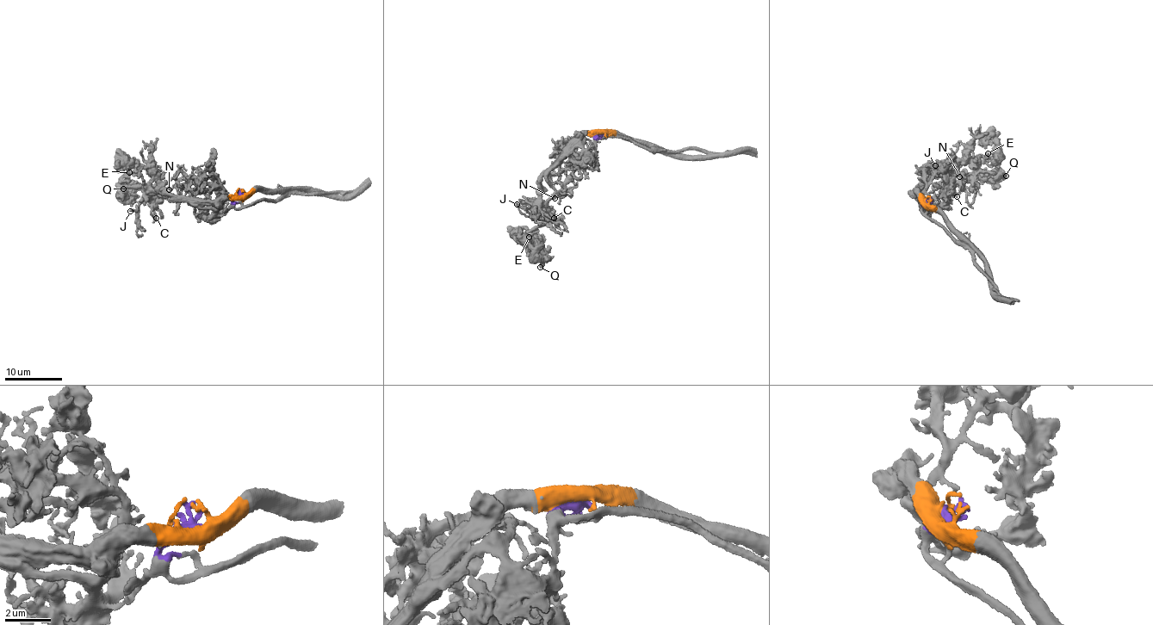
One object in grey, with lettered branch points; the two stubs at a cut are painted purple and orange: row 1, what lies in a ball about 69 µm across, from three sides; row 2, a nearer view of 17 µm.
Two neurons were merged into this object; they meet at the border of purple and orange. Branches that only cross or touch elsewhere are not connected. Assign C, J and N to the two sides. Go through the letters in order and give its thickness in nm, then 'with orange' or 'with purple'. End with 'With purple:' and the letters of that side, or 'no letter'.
C: 170 nm | with orange
J: 190 nm | with orange
N: 200 nm | with purple
With purple: N

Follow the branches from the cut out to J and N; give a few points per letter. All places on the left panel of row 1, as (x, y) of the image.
J: (240, 190), (213, 201), (166, 193), (163, 188), (147, 195), (130, 211)
N: (239, 189), (234, 201), (220, 215), (208, 213), (195, 201), (183, 197), (174, 180), (170, 181), (169, 189)

